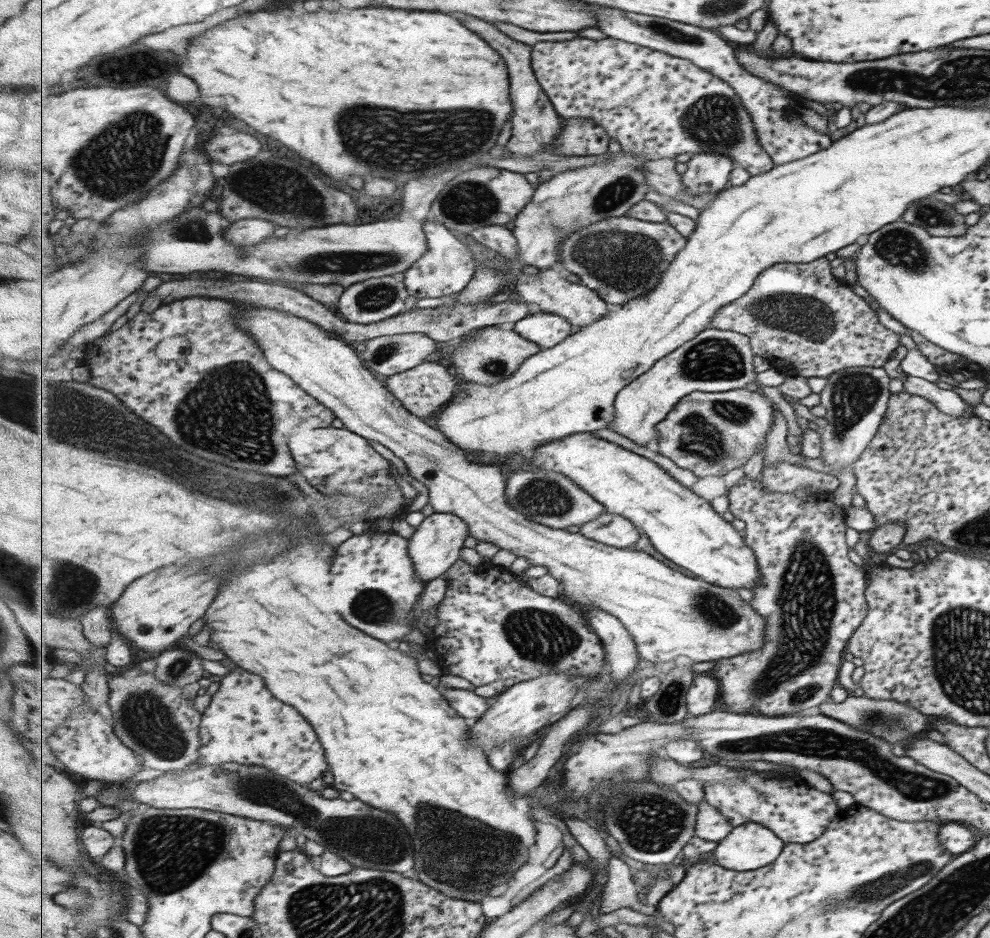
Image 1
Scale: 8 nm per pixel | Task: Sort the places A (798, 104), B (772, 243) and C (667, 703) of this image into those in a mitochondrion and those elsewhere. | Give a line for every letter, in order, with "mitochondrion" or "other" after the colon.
A: other
B: other
C: mitochondrion

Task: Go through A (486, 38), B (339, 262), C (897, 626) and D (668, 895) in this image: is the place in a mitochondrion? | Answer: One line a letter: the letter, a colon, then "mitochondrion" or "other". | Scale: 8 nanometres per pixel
A: other
B: mitochondrion
C: other
D: other

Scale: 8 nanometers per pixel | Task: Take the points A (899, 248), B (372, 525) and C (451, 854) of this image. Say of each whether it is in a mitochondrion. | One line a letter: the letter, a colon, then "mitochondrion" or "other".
A: mitochondrion
B: other
C: mitochondrion

